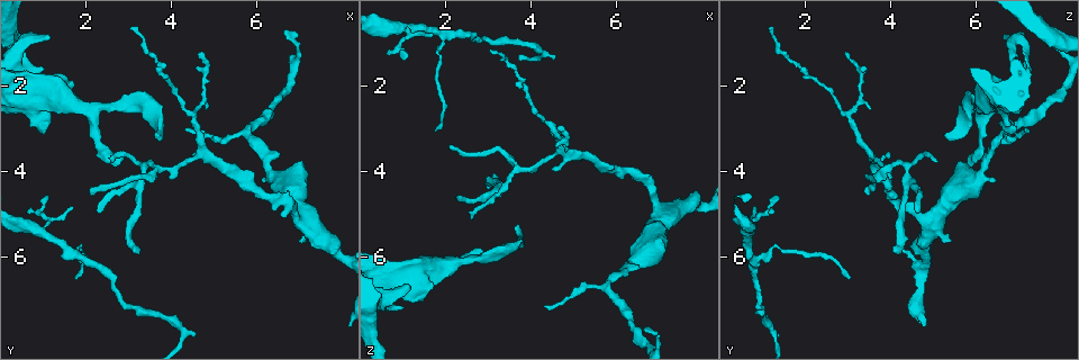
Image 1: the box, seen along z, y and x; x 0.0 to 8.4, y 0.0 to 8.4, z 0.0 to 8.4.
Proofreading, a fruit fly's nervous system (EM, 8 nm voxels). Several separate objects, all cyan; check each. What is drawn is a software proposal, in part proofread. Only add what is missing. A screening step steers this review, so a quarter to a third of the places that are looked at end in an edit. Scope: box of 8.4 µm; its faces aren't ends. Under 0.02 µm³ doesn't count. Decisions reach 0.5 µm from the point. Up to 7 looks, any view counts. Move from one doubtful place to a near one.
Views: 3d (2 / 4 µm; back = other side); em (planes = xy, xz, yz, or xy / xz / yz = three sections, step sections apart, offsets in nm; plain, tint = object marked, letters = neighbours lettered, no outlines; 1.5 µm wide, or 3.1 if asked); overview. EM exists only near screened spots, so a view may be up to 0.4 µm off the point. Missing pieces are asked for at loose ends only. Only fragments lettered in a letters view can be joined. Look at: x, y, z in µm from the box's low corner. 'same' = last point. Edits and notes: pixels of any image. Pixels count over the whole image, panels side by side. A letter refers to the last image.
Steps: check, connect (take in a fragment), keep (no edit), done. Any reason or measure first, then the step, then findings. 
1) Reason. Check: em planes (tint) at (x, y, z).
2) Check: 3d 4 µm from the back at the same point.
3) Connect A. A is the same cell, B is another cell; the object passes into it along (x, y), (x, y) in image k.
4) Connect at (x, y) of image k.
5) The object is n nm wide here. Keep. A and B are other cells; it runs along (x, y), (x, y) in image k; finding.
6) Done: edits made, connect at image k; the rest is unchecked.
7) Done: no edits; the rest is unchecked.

Tapers out. Check: 3d 4 µm at (1.75, 6.50, 3.00).

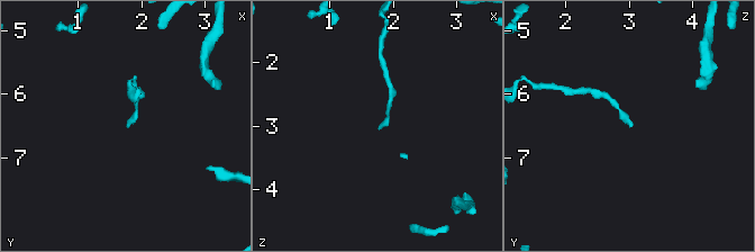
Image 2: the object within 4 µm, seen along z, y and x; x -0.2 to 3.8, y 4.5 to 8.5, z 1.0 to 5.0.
Shape alone is not enough. Check: em planes (letters) at (1.80, 6.50, 3.05).

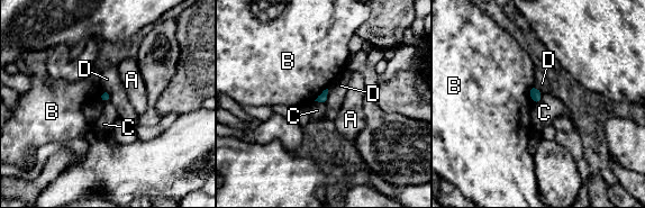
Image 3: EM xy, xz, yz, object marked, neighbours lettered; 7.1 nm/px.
The longest contact is with D, 100 nm. Keep. A, B, C and D are other cells; a border runs along (542, 95), (542, 98), (534, 104) in image 3; none of them fits.

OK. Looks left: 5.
An open end. Check: 3d 4 µm from the back at (7.05, 5.60, 5.45).

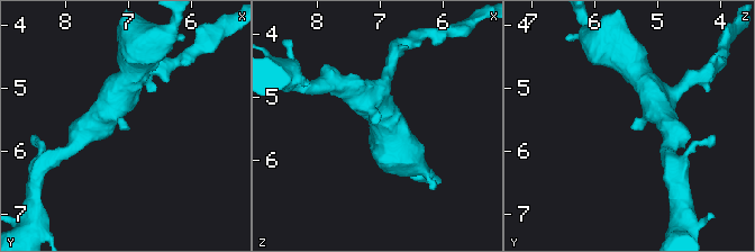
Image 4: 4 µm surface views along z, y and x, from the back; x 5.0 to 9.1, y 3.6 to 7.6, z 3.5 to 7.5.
Check: em planes (letters) at (7.00, 5.65, 5.40).

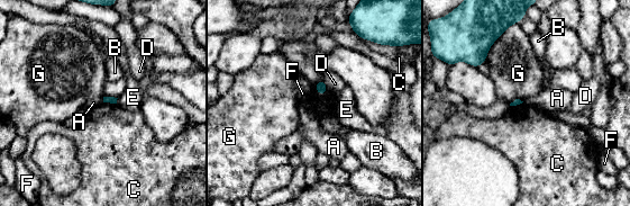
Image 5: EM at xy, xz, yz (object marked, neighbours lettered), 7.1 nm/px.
Keep. A, B, C, D, E, F and G are other cells; a border runs along (314, 84), (314, 89), (323, 96) in image 5; no lettered fragment goes on from it.

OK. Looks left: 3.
Thin end. Check: 3d 4 µm at (1.10, 0.75, 6.65).

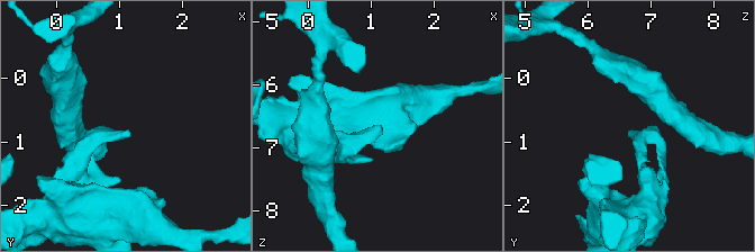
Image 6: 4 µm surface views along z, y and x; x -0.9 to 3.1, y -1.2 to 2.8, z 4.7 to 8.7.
Shape alone is not enough. Check: em planes (letters) at (1.10, 0.75, 6.70).

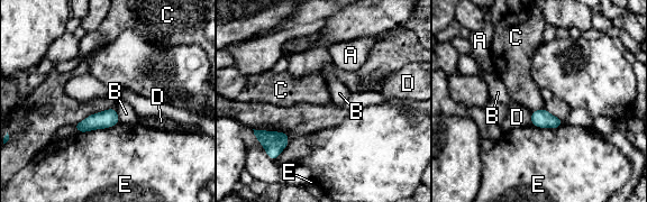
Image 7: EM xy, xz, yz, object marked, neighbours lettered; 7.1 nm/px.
Keep. A, B, C, D and E are other cells; no lettered fragment goes on from it.

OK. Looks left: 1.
Done: no edits; the rest is unchecked.

